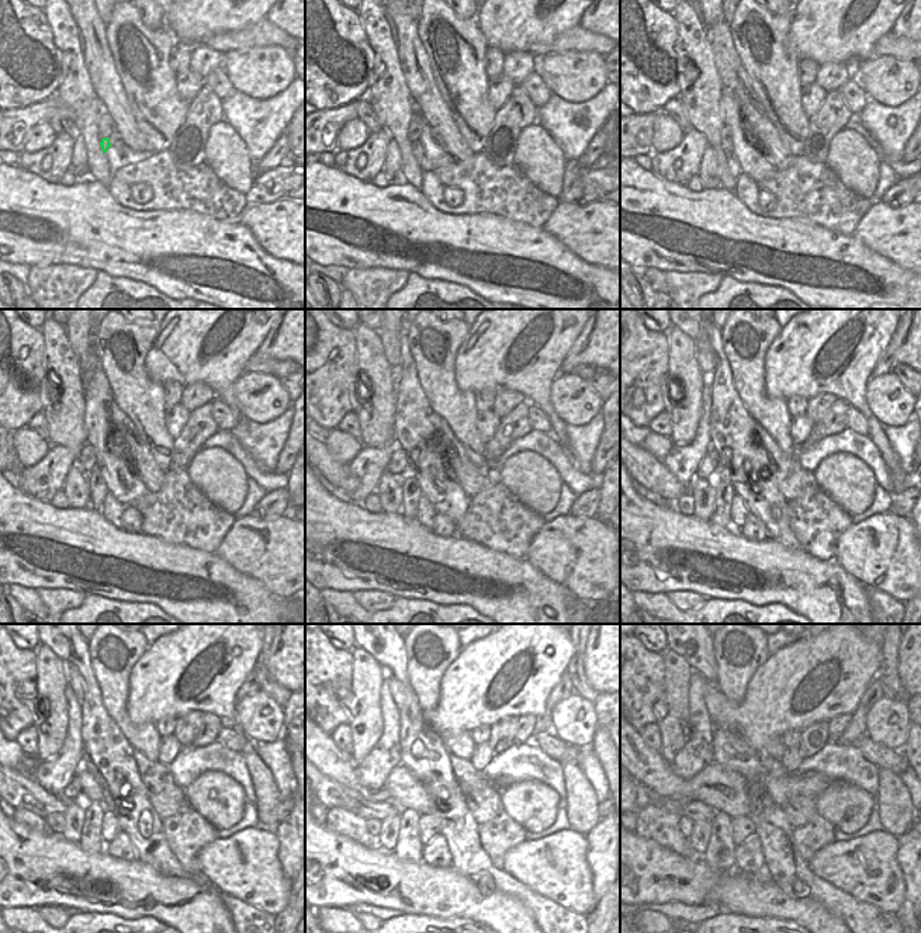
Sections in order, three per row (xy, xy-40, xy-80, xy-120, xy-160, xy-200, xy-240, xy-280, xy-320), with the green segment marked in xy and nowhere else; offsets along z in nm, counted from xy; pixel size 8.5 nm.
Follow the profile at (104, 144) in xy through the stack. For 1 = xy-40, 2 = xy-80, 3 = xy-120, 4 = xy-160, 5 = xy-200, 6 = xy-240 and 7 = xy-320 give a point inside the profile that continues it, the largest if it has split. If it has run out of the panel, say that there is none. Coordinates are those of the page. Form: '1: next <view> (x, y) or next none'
1: next xy-40 (416, 148)
2: next xy-80 (731, 162)
3: next xy-120 (97, 488)
4: next xy-160 (411, 491)
5: next xy-200 (724, 492)
6: next xy-240 (90, 842)
7: next xy-320 (719, 855)

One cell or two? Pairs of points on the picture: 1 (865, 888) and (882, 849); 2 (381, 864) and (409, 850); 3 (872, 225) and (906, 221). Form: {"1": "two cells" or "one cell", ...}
{"1": "one cell", "2": "two cells", "3": "one cell"}

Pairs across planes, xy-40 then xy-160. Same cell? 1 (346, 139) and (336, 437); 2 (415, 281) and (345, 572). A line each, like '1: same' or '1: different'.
1: same
2: different

